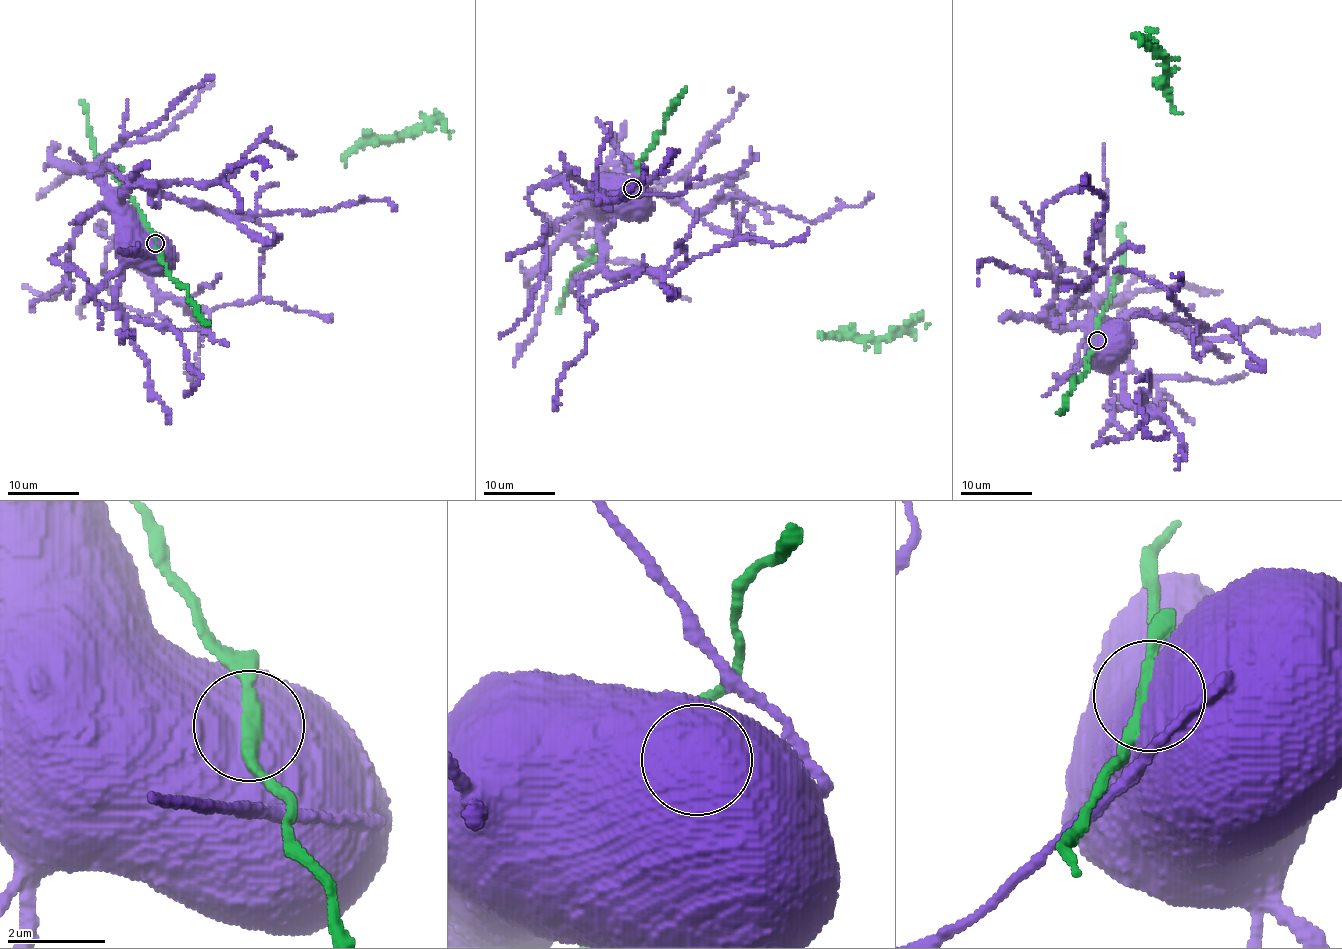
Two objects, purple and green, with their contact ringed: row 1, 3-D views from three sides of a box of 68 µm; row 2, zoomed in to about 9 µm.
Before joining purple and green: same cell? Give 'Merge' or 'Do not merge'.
Do not merge

